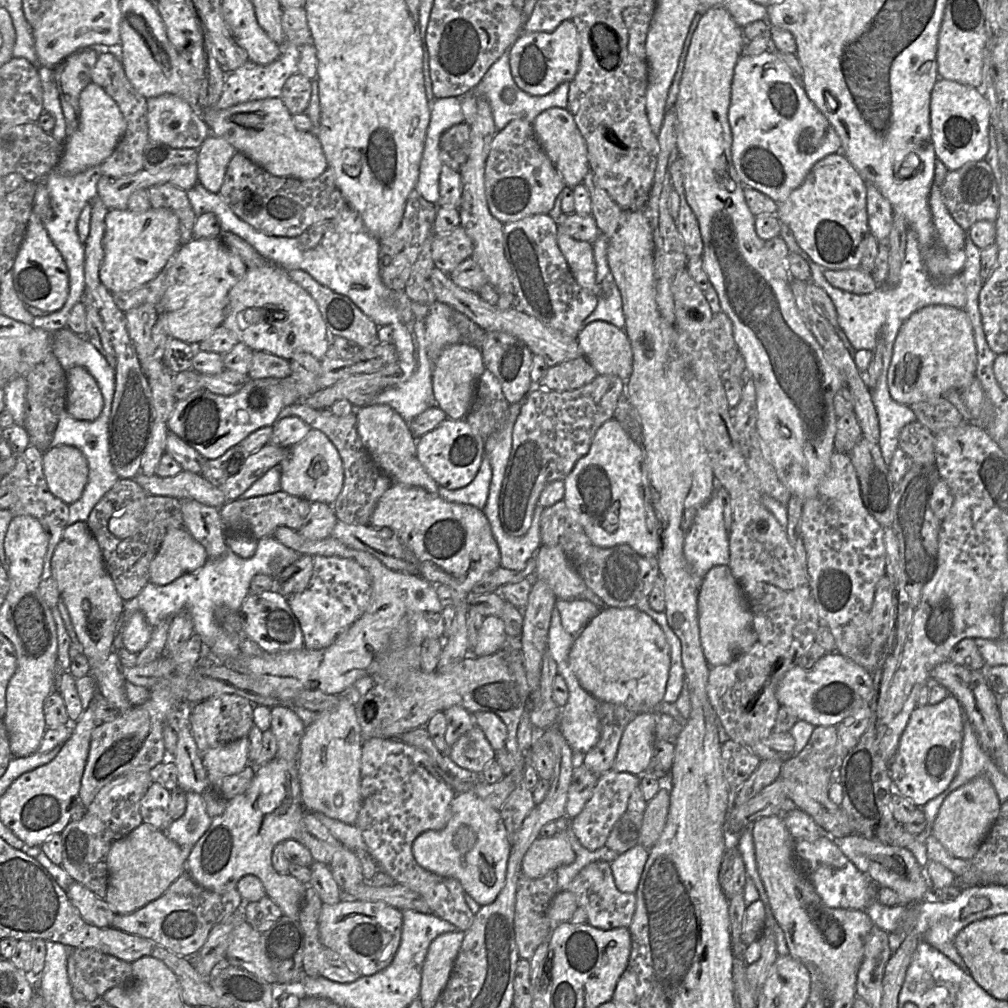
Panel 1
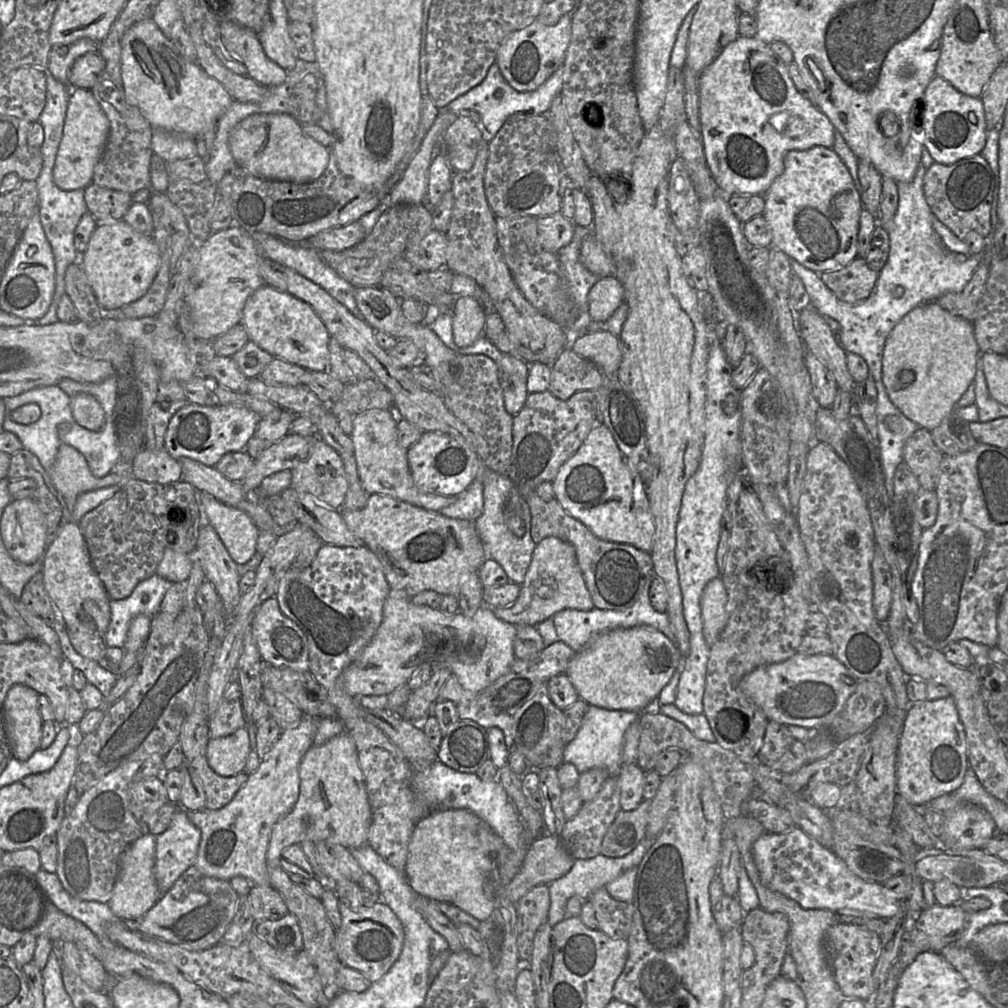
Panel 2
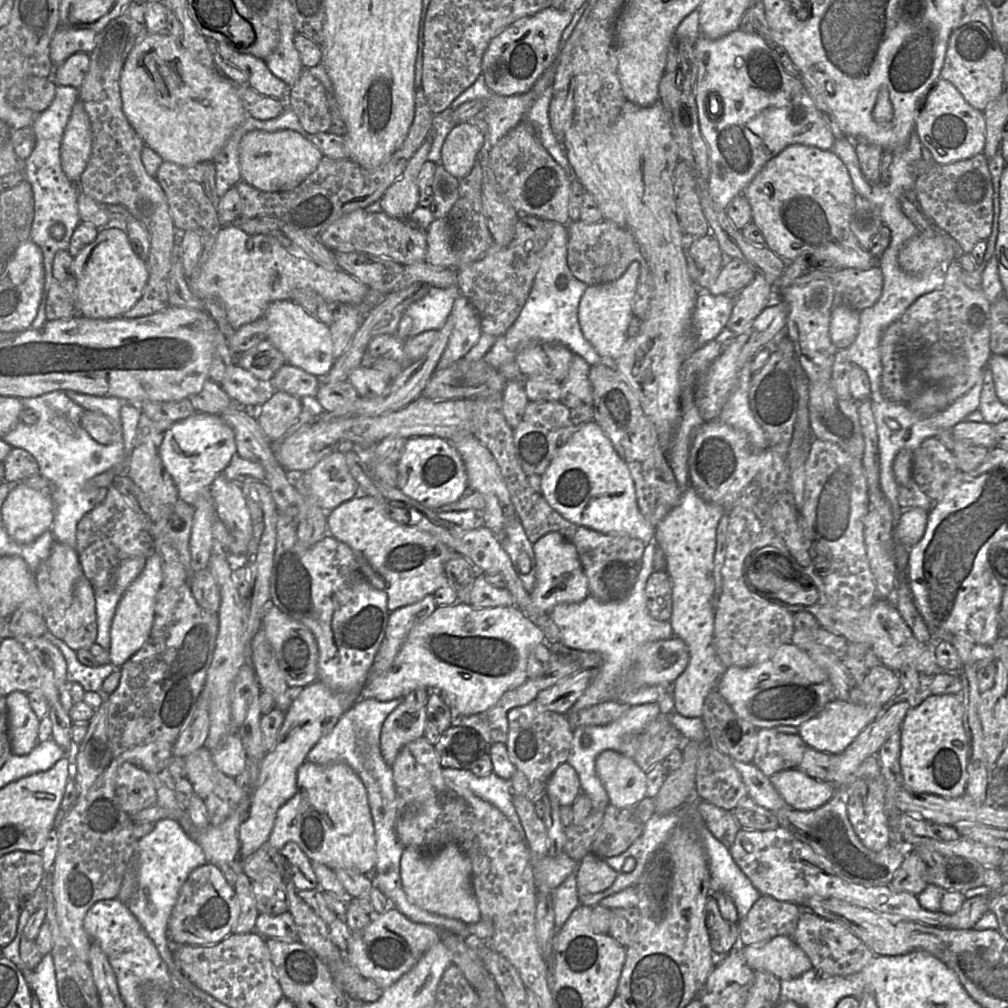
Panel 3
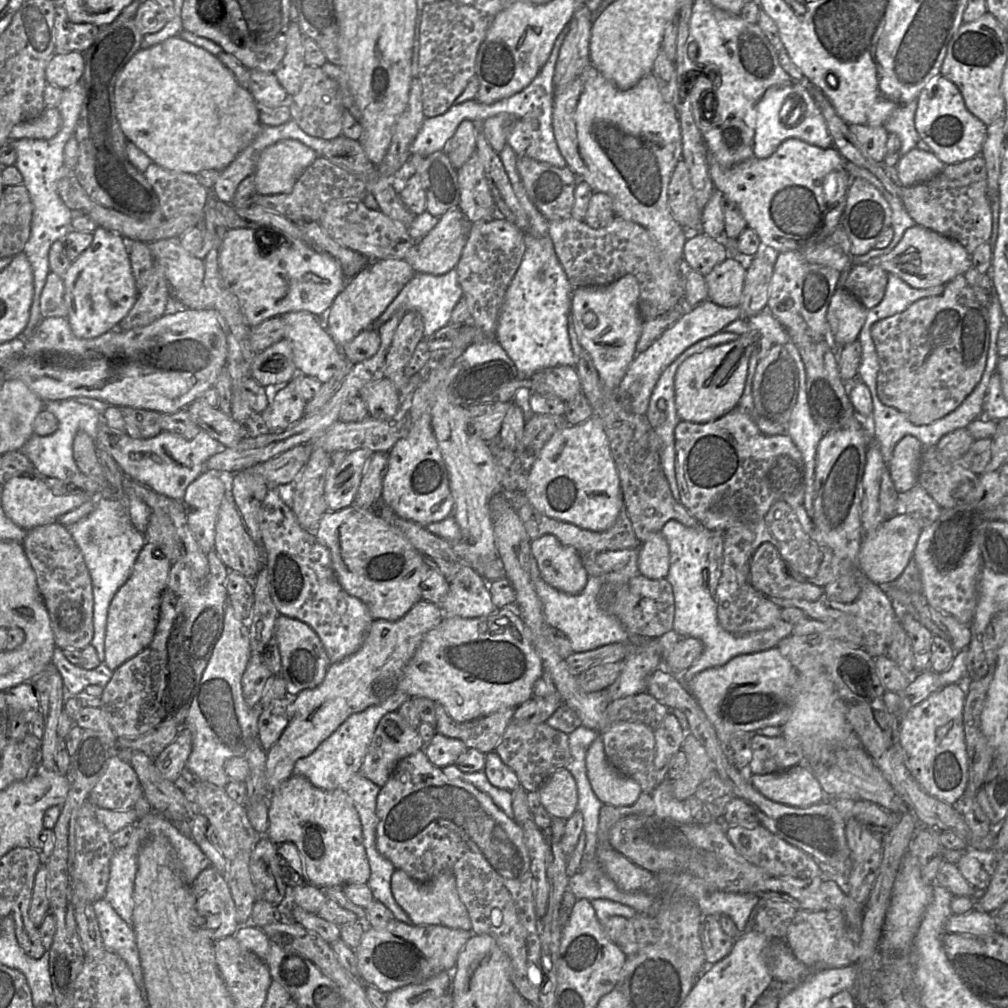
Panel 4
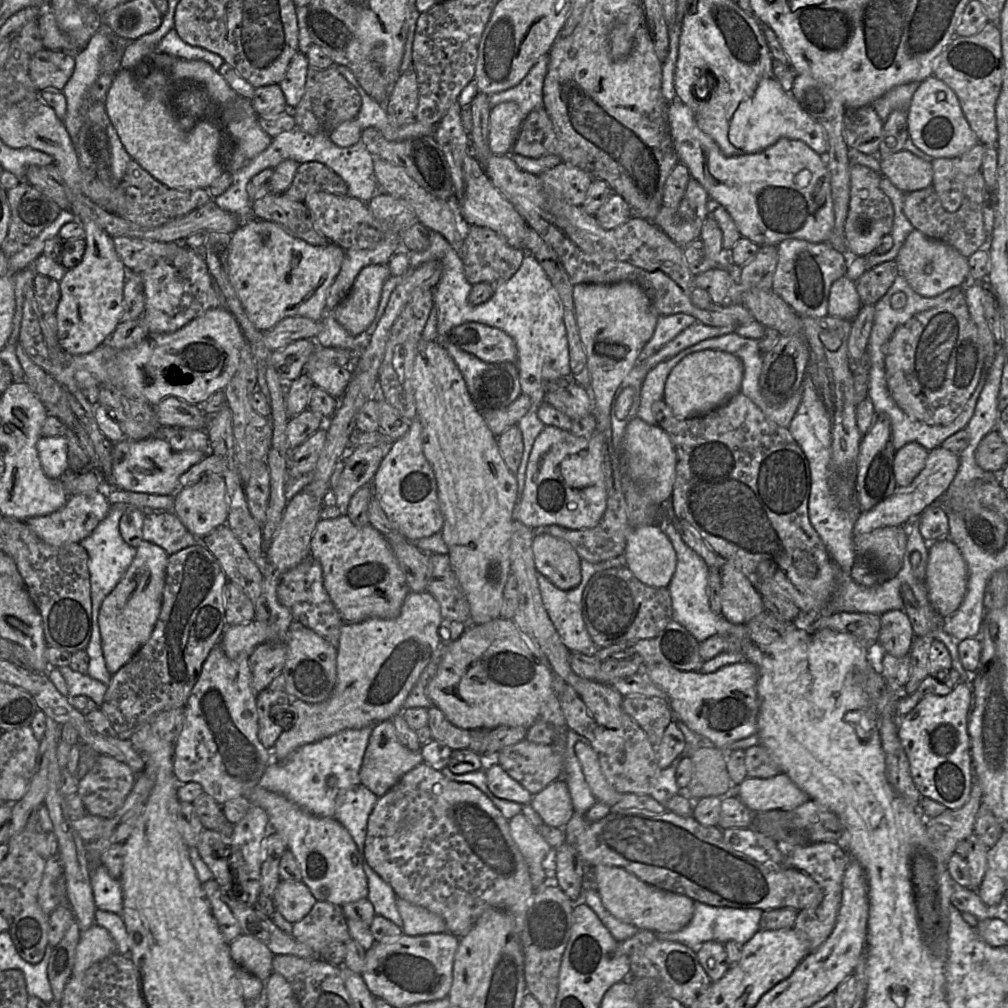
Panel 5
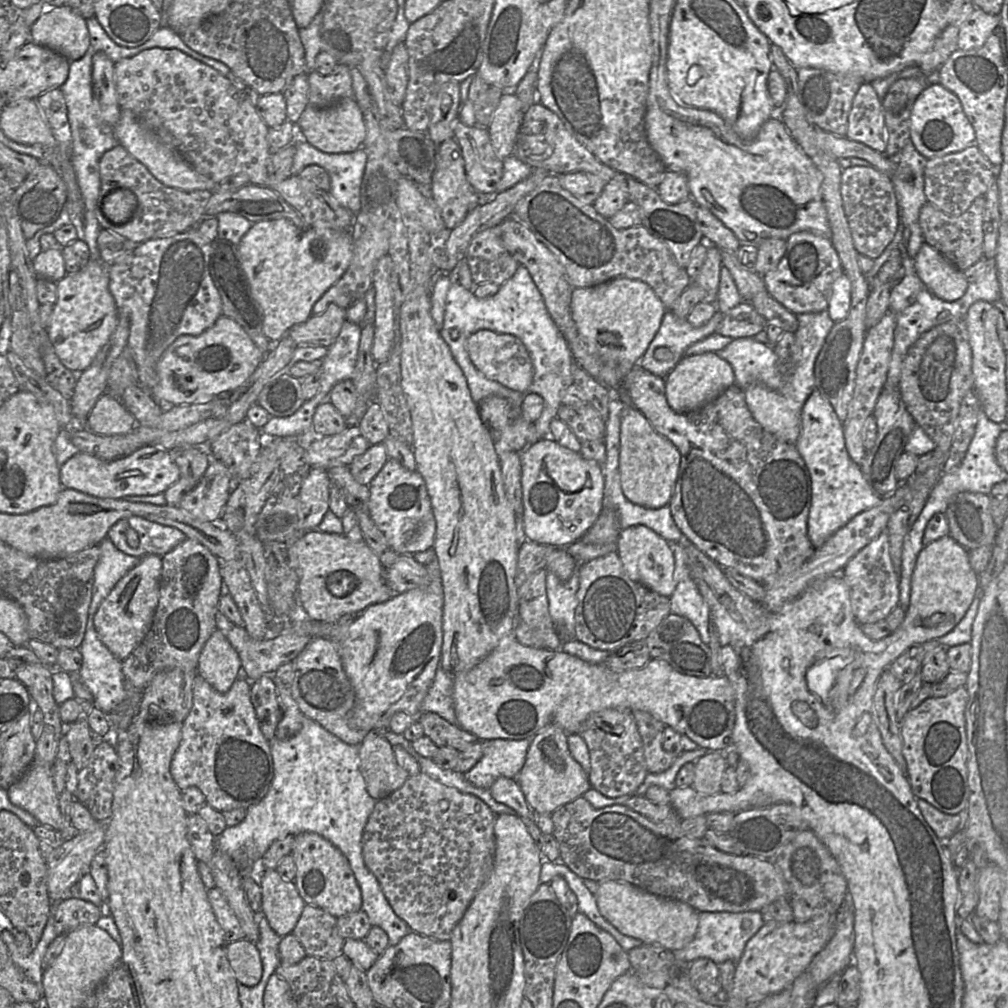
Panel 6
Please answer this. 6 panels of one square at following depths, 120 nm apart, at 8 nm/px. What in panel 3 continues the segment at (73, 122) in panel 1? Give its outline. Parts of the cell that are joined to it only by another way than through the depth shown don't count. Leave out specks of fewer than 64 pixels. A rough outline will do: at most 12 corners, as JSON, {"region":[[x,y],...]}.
{"region":[[59,25],[50,42],[53,67],[90,54],[96,33]]}

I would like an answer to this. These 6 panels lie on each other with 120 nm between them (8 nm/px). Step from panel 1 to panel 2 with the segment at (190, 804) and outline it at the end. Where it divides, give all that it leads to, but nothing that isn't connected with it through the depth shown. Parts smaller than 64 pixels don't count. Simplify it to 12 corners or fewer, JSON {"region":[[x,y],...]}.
{"region":[[177,807],[156,835],[161,895],[195,864],[201,831]]}

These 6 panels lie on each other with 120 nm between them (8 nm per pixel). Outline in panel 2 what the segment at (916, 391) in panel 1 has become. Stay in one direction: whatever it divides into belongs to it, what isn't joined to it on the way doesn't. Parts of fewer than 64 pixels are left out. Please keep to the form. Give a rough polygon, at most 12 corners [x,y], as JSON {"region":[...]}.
{"region":[[936,302],[885,343],[891,402],[932,431],[974,381],[973,323]]}

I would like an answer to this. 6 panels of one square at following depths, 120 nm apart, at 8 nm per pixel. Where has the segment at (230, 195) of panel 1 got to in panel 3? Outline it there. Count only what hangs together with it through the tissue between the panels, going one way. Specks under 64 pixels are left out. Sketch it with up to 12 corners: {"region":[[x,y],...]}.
{"region":[[422,86],[398,149],[367,169],[323,156],[295,188],[234,187],[248,218],[272,216],[319,237],[380,201],[429,136]]}

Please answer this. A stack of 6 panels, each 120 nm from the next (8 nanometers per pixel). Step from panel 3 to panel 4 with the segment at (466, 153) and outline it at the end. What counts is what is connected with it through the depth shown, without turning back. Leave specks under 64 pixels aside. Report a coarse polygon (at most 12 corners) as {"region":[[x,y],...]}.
{"region":[[464,120],[445,143],[458,170],[476,151],[476,123]]}

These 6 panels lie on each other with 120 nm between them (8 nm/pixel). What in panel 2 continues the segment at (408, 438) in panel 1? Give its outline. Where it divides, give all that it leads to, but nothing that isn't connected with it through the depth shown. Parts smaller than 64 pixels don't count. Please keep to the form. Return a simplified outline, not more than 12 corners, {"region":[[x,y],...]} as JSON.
{"region":[[391,410],[353,418],[362,486],[440,512],[458,496],[416,487]]}

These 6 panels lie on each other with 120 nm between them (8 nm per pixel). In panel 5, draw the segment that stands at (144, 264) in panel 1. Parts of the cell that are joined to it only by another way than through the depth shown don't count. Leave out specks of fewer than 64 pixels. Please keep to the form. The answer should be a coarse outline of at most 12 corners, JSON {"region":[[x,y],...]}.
{"region":[[81,219],[86,249],[59,282],[58,342],[107,342],[124,311],[113,237]]}

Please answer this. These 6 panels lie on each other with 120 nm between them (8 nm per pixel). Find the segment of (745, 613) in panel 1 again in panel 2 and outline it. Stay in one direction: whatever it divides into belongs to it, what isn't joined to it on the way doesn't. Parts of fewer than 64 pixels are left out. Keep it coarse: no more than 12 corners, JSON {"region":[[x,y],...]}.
{"region":[[721,576],[701,597],[703,633],[711,647],[727,621]]}

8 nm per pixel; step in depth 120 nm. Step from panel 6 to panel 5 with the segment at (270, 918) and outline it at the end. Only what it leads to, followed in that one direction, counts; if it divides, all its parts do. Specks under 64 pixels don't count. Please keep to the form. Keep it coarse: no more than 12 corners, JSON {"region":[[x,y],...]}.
{"region":[[280,880],[275,910],[294,924],[317,900],[301,881]]}

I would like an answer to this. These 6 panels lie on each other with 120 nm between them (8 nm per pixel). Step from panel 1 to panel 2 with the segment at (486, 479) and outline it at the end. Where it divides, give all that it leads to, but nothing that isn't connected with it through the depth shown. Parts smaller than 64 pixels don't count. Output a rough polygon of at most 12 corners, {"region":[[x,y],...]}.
{"region":[[476,480],[440,513],[475,522],[483,513],[484,486]]}

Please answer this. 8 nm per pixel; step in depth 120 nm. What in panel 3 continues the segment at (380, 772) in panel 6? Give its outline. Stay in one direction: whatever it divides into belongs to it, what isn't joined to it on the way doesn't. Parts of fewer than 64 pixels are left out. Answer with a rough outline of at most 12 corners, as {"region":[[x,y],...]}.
{"region":[[405,701],[388,715],[380,751],[388,766],[424,736],[426,706]]}

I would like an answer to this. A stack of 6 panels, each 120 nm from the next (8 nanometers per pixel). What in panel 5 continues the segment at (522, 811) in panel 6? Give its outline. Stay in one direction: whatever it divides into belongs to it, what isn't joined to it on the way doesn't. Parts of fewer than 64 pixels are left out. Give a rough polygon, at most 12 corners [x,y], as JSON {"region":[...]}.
{"region":[[498,763],[485,774],[494,796],[521,805],[532,795]]}

